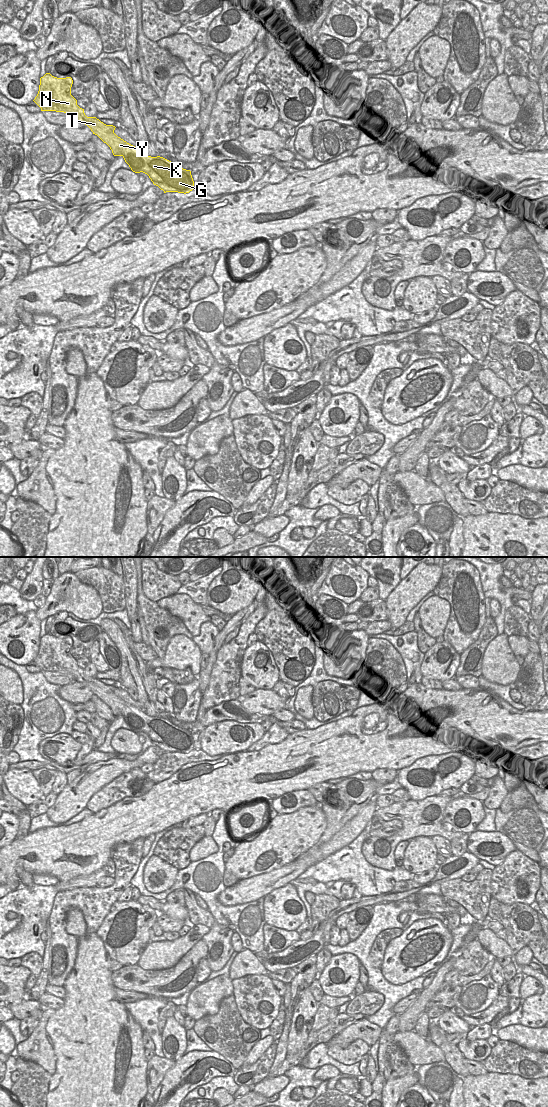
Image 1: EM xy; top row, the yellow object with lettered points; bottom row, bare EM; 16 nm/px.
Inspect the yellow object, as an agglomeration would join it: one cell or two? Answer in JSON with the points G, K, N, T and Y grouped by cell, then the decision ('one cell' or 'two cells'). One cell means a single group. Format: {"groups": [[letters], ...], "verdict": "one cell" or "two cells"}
{"groups": [["G", "K", "N", "T", "Y"]], "verdict": "one cell"}

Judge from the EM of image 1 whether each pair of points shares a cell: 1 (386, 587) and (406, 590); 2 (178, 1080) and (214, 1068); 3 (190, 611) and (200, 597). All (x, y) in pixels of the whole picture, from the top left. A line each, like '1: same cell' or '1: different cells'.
1: different cells
2: same cell
3: different cells

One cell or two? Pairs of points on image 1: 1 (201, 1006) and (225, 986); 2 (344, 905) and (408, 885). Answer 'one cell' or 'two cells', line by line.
1: one cell
2: one cell

